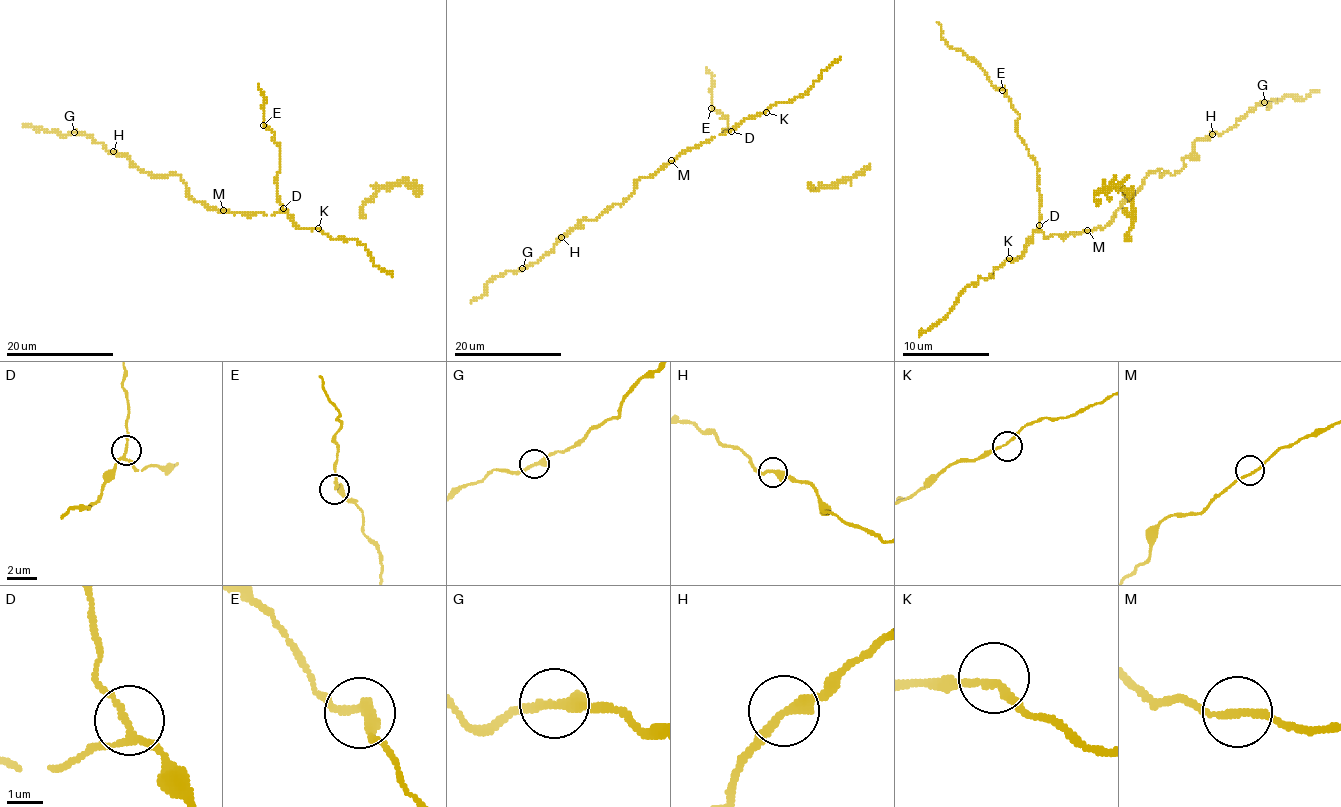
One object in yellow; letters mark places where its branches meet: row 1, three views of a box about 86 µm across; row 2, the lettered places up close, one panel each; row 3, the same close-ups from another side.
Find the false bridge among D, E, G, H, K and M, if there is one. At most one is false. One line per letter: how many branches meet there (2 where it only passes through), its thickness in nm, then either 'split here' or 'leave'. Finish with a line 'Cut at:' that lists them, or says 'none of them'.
D: 3 branches meet; 150 nm thick; leave
E: 2 branches meet; 280 nm thick; leave
G: 2 branches meet; 320 nm thick; split here
H: 2 branches meet; 300 nm thick; leave
K: 2 branches meet; 180 nm thick; leave
M: 2 branches meet; 170 nm thick; leave
Cut at: G

